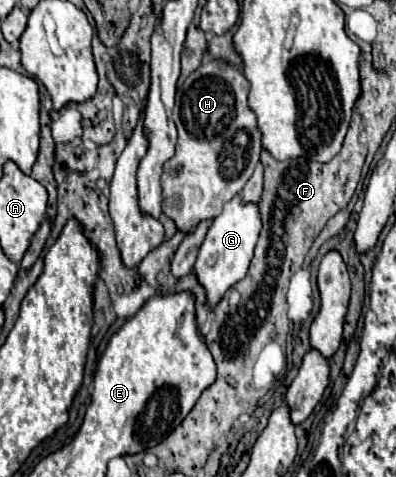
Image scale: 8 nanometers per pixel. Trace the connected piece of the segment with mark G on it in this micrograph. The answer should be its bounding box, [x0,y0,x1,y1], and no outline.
[195,195,261,307]

